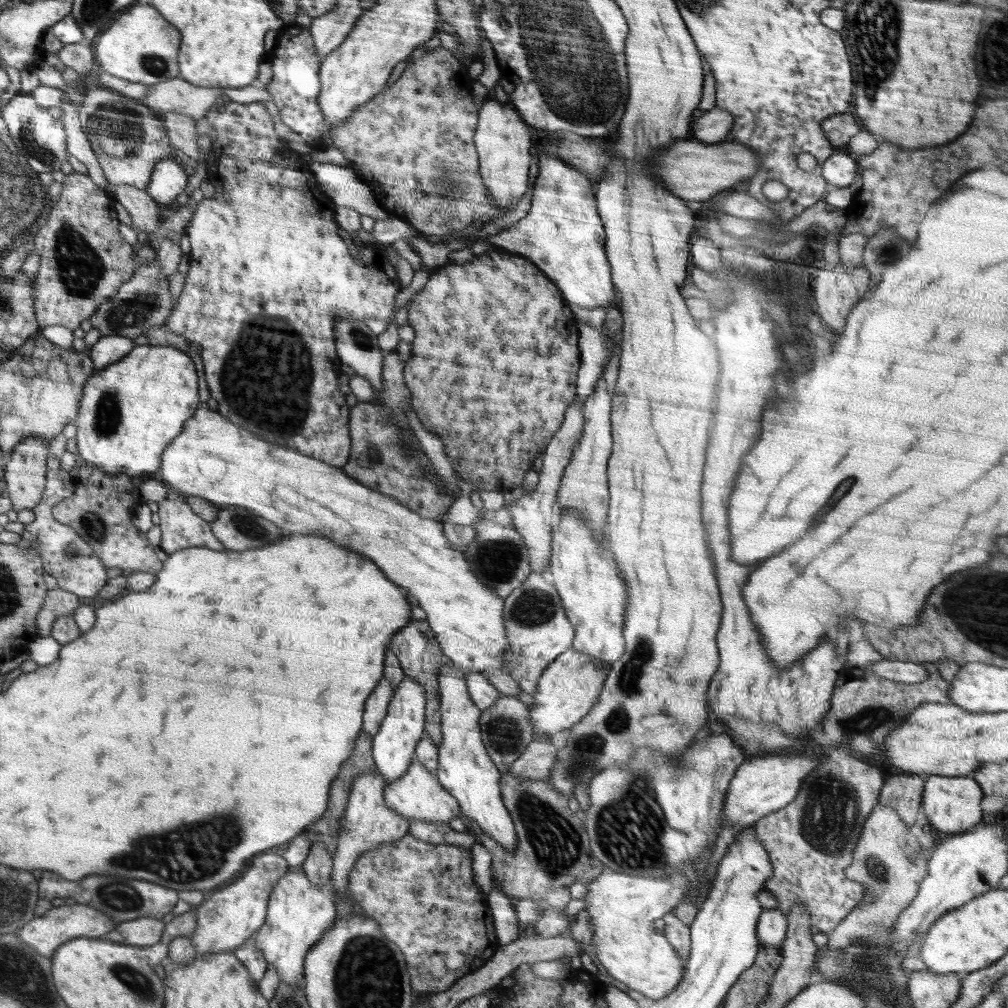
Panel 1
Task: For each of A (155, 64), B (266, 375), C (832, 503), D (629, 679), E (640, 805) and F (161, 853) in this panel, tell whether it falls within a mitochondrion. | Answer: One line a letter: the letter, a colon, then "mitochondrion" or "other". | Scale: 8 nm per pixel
A: mitochondrion
B: mitochondrion
C: other
D: mitochondrion
E: mitochondrion
F: mitochondrion

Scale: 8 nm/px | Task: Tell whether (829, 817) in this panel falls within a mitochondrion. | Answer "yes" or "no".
yes

